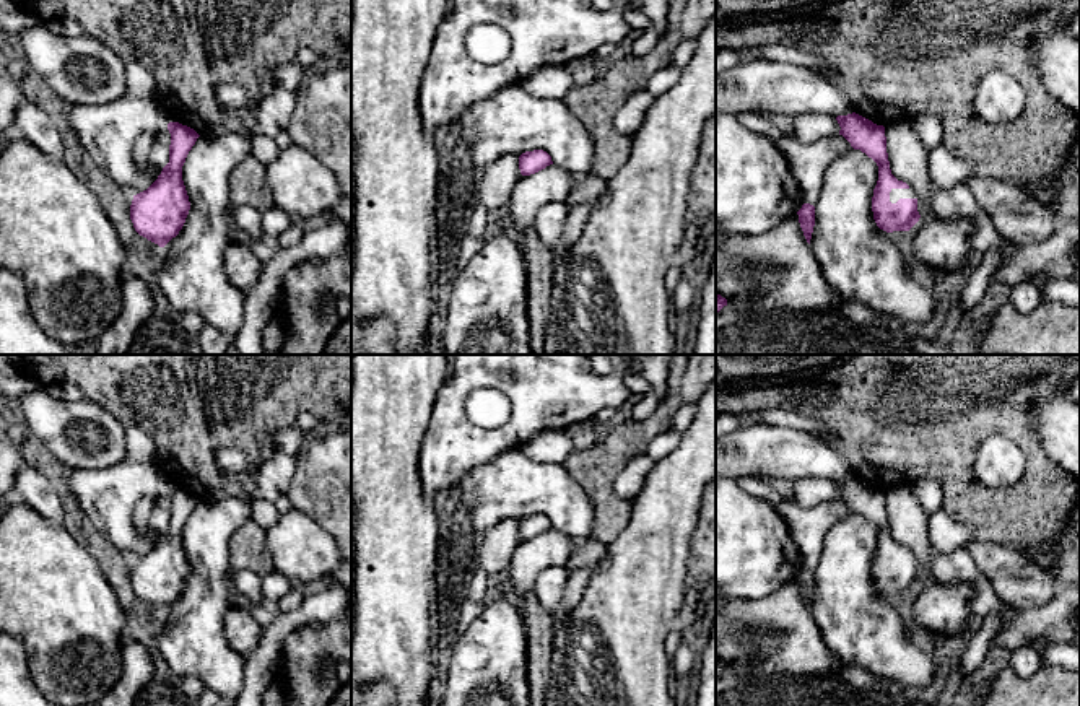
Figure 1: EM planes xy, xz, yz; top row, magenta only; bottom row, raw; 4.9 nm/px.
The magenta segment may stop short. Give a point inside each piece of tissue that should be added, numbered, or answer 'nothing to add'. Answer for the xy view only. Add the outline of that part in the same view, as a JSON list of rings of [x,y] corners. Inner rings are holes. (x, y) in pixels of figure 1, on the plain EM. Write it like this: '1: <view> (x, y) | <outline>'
nothing to add

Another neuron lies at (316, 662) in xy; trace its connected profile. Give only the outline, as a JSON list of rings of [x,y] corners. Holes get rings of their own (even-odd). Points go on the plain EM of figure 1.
[[[338,620],[320,626],[304,625],[288,633],[277,678],[286,696],[285,706],[327,706],[351,678],[351,626]]]

